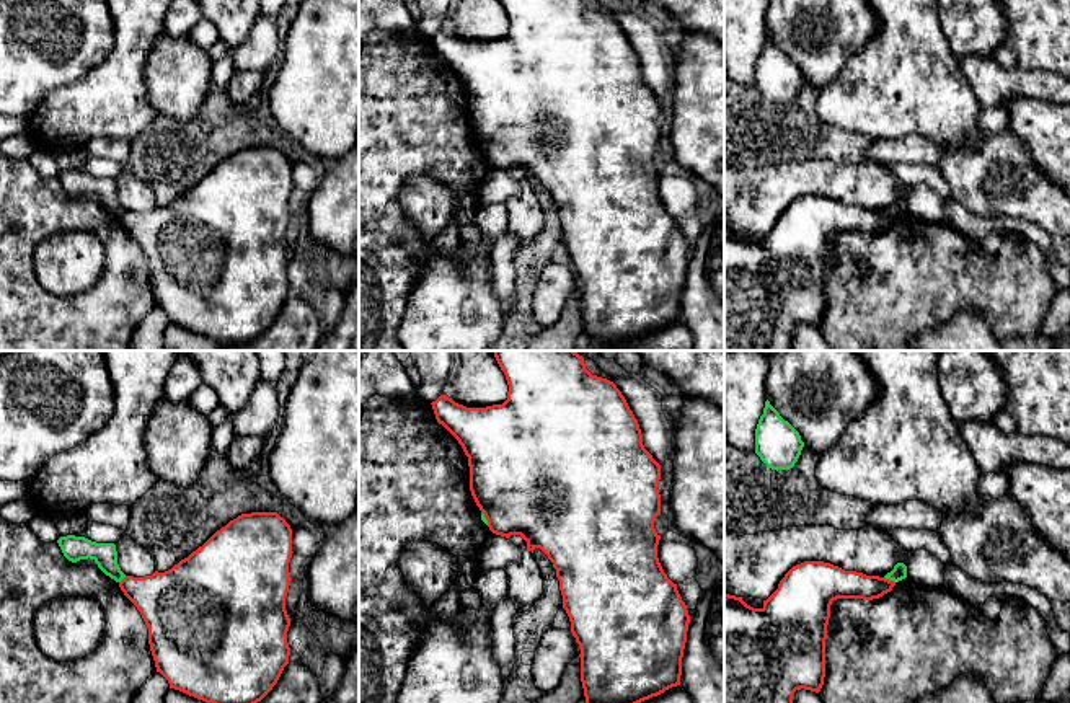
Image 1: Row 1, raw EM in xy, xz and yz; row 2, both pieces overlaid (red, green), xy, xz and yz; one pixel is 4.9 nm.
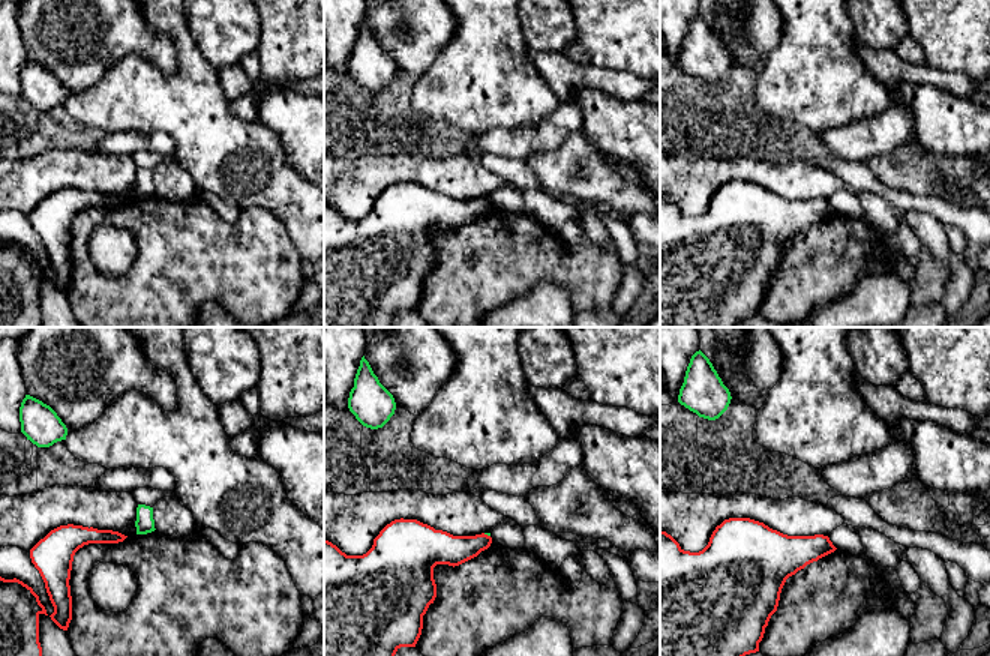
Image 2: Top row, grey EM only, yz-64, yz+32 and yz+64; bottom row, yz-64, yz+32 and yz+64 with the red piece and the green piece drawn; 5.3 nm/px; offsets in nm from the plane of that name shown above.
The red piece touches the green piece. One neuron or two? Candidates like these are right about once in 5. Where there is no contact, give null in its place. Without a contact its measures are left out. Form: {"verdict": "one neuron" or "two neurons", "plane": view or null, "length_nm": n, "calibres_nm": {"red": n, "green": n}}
{"verdict": "two neurons", "plane": "yz", "length_nm": 70, "calibres_nm": {"red": 150, "green": 70}}

